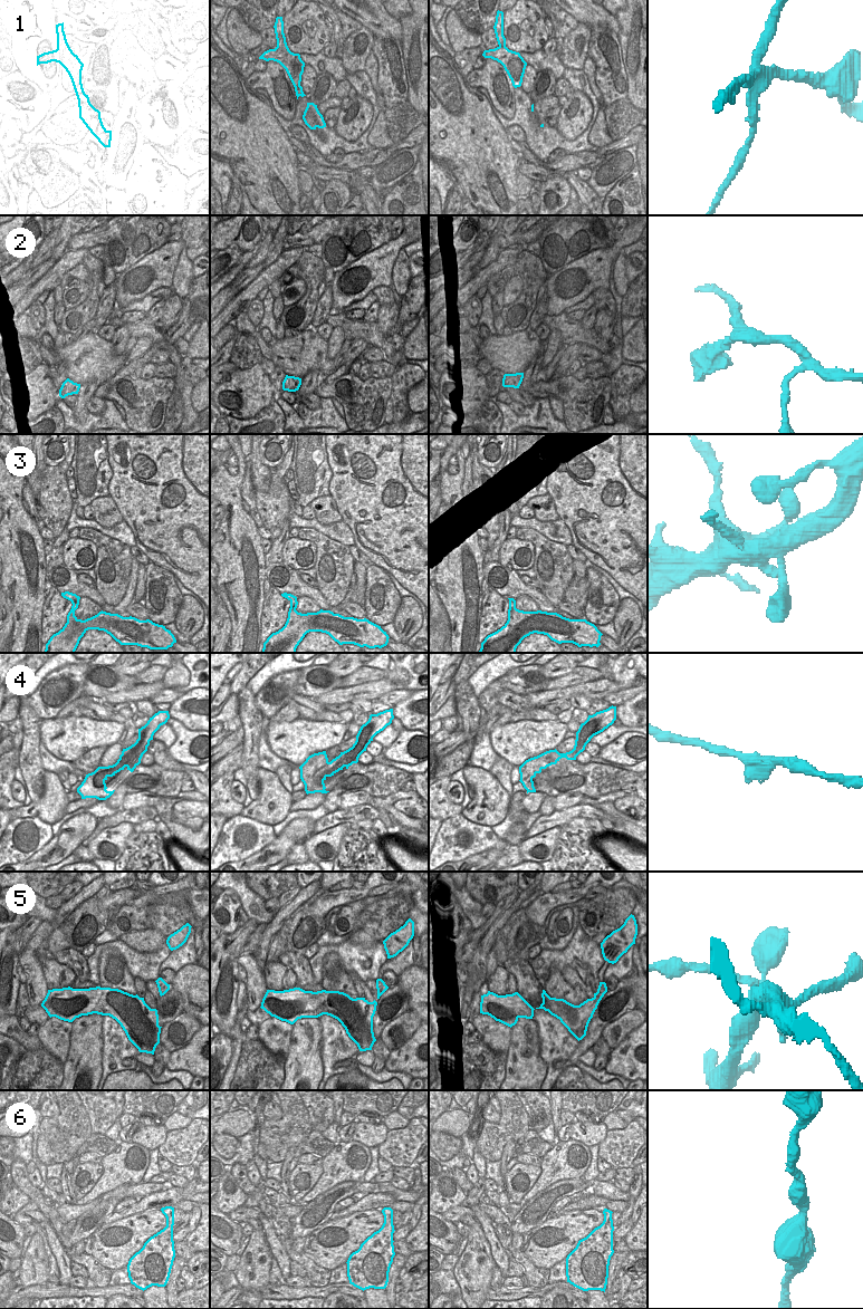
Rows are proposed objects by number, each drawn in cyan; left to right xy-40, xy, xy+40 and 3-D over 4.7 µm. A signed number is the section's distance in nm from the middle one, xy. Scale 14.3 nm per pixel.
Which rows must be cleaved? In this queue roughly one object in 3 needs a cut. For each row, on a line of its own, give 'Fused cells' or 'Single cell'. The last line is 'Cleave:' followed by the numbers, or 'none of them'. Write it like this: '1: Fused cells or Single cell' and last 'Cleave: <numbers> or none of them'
1: Fused cells
2: Single cell
3: Single cell
4: Single cell
5: Fused cells
6: Single cell
Cleave: 1, 5.

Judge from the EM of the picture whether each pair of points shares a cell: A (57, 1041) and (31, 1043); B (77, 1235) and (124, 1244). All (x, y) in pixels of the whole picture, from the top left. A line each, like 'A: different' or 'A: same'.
A: different
B: different

